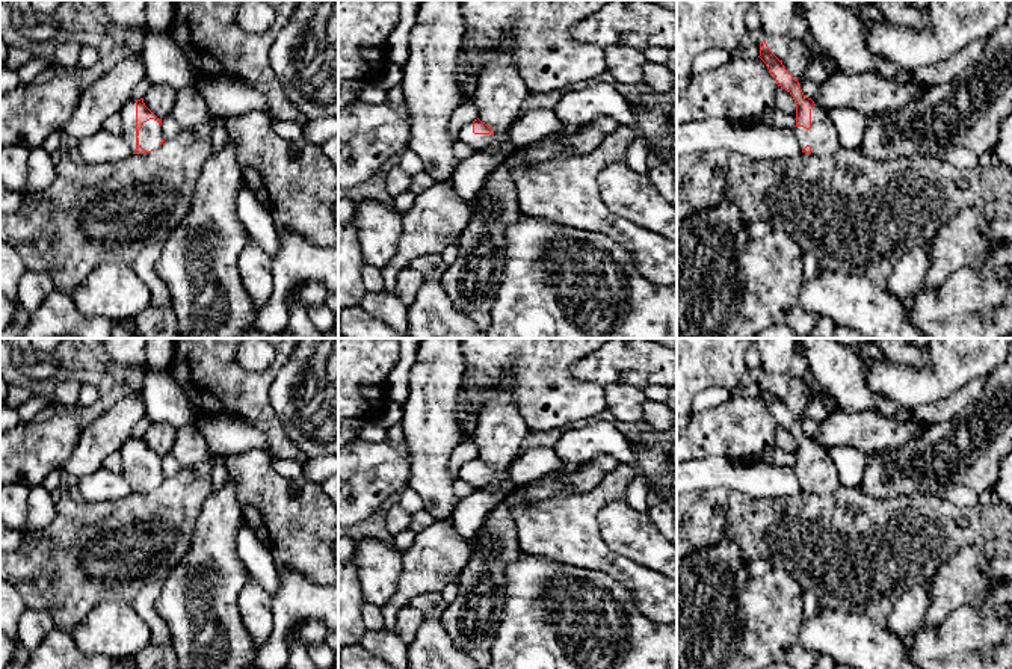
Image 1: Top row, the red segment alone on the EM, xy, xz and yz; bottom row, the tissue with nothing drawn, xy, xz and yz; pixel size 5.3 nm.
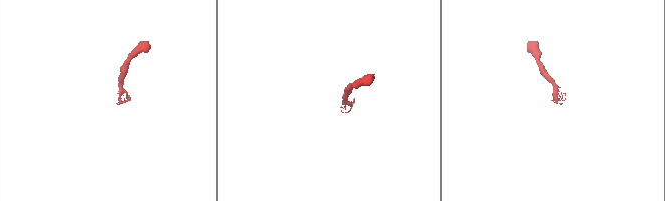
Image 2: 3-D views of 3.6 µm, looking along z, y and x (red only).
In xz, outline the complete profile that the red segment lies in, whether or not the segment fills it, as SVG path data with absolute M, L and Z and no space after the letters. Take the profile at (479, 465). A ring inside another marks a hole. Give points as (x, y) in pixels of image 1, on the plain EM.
M479 456L465 462L459 470L459 480L468 483L473 491L482 491L492 479L494 468Z

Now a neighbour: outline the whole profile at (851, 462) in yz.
M835 445L829 450L832 464L841 486L858 489L869 461L869 453L849 447Z

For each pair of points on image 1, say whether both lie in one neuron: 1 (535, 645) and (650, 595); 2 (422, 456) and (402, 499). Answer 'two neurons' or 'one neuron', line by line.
1: two neurons
2: two neurons

